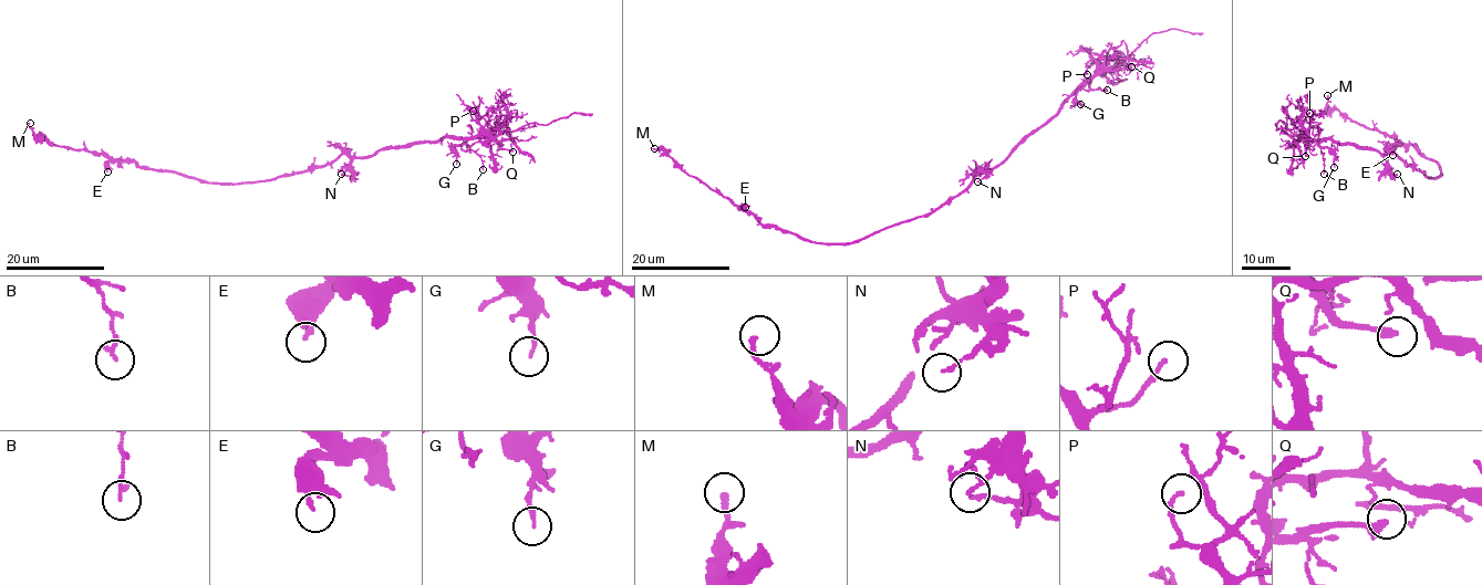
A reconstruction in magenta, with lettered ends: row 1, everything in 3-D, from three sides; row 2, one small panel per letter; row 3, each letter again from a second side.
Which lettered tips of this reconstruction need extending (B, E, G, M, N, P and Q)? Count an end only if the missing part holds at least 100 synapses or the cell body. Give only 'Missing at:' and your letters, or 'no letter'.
Missing at: no letter

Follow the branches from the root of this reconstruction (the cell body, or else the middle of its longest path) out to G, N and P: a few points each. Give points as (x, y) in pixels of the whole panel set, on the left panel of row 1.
G: (304, 171), (343, 154), (372, 157), (446, 137), (463, 140), (454, 146), (456, 164)
N: (304, 171), (328, 165), (344, 154), (350, 158), (351, 175), (341, 174)
P: (304, 171), (343, 154), (372, 157), (446, 137), (472, 138), (480, 126), (473, 111)

